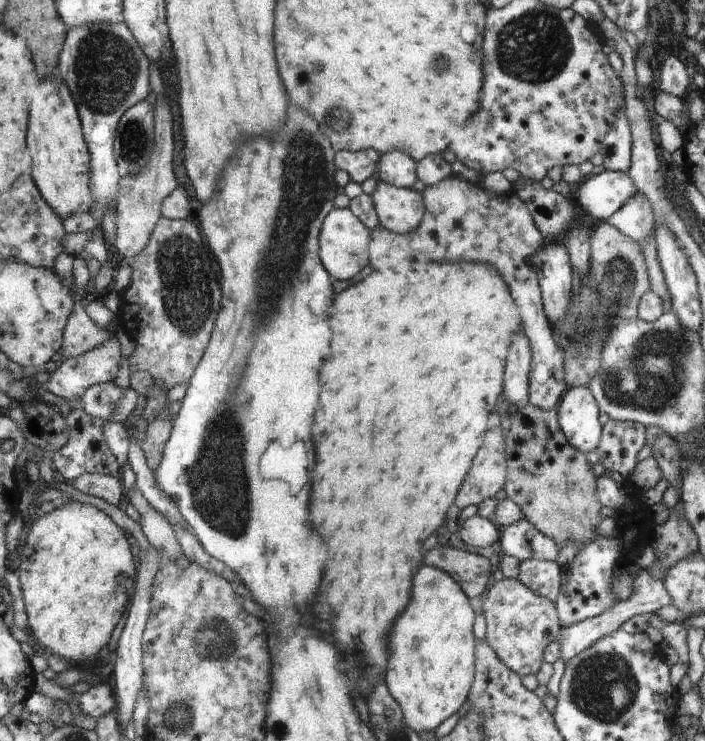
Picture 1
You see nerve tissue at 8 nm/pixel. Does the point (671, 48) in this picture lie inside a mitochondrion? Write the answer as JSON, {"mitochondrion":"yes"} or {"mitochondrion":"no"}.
{"mitochondrion":"no"}

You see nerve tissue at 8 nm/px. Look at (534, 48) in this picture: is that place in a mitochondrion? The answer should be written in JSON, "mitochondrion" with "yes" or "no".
{"mitochondrion":"yes"}

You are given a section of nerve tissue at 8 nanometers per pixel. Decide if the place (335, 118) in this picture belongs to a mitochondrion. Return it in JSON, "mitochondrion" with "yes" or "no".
{"mitochondrion":"yes"}

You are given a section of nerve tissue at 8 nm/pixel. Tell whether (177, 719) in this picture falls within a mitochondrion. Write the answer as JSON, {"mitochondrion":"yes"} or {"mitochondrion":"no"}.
{"mitochondrion":"yes"}

